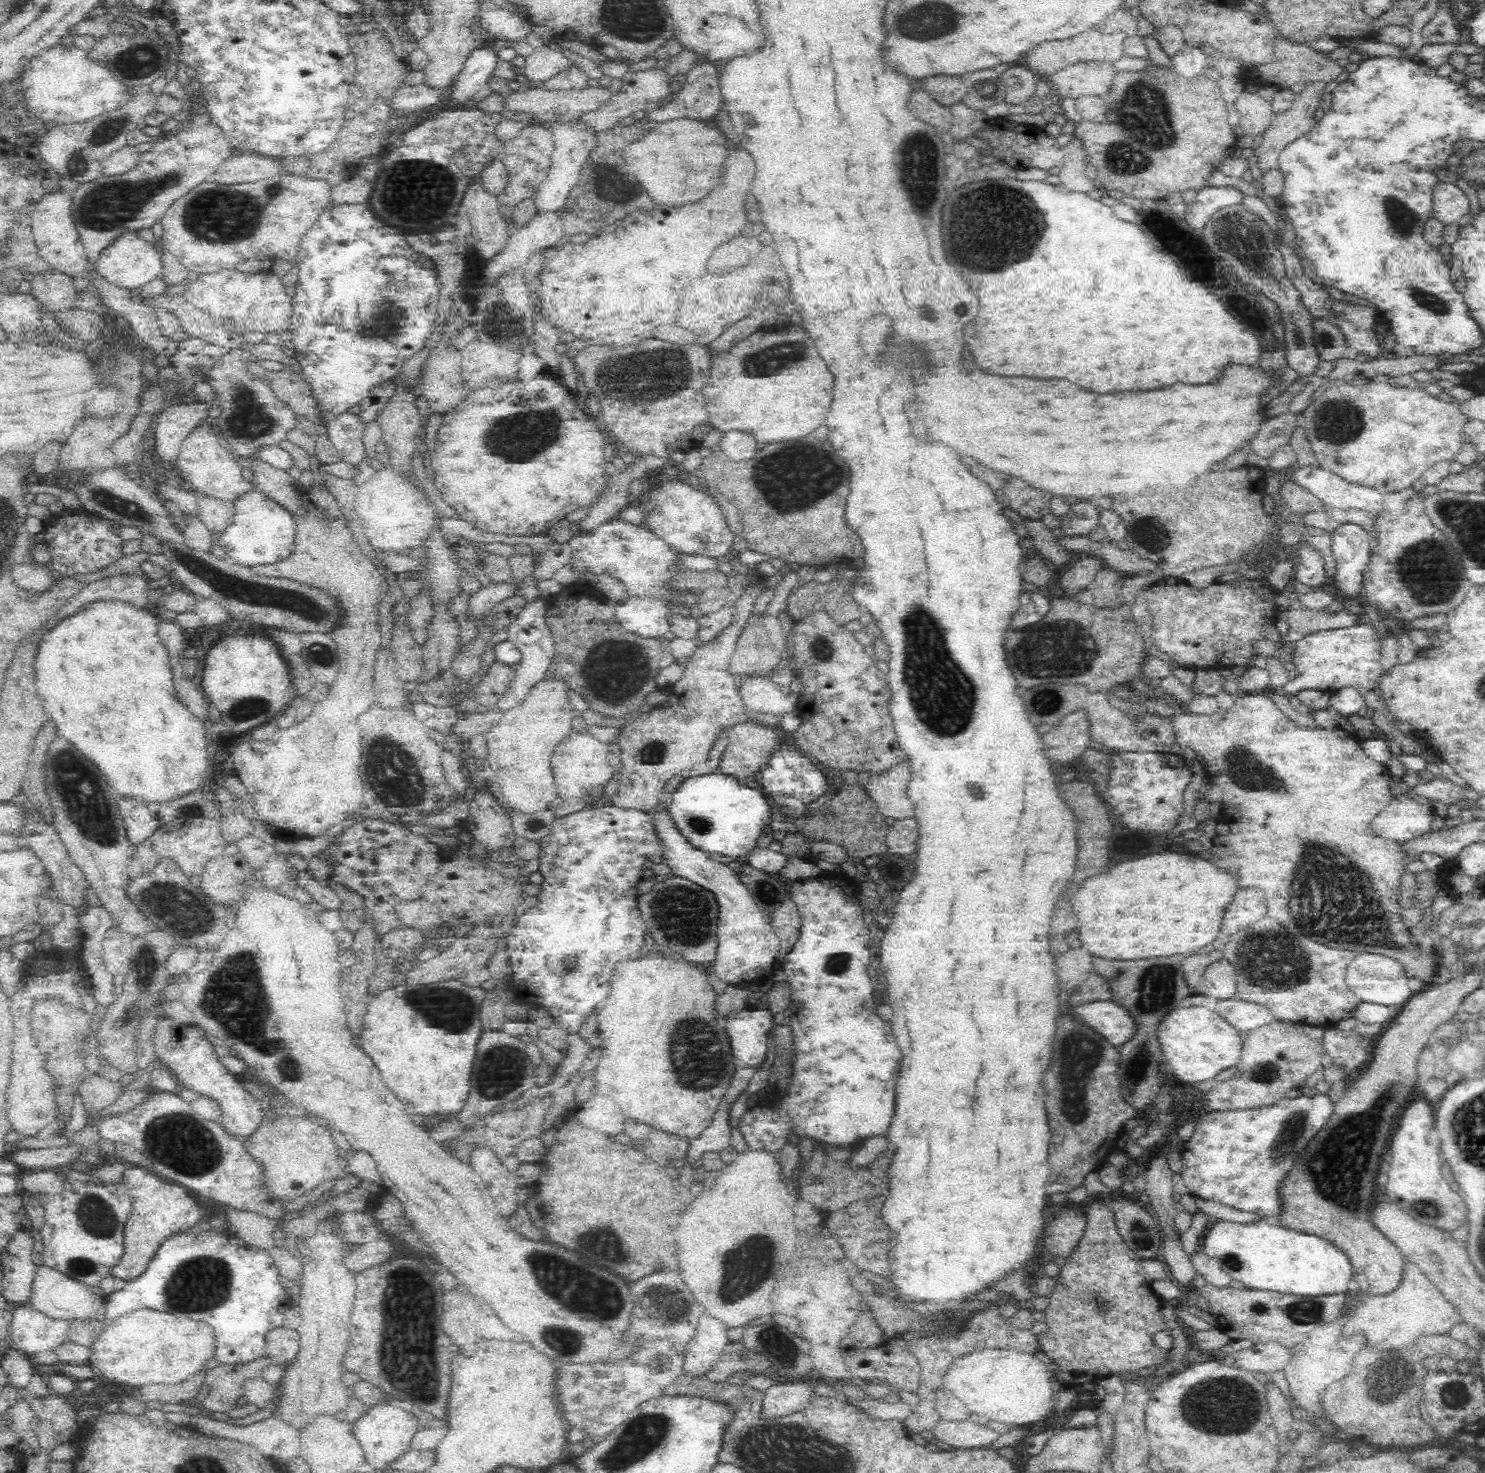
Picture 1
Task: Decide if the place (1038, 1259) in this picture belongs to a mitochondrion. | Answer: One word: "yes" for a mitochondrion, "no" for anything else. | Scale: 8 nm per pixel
no

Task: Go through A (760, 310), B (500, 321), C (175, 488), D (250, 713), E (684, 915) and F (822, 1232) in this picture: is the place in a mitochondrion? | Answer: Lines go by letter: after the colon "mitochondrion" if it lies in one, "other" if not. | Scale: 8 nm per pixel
A: other
B: mitochondrion
C: other
D: mitochondrion
E: mitochondrion
F: other

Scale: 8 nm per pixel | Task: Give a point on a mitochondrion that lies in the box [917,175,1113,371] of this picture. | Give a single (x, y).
(1015, 239)

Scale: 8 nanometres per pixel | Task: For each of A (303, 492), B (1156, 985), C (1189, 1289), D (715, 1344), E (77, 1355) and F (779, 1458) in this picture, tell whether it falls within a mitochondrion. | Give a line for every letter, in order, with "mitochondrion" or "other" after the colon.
A: other
B: mitochondrion
C: other
D: other
E: other
F: mitochondrion

